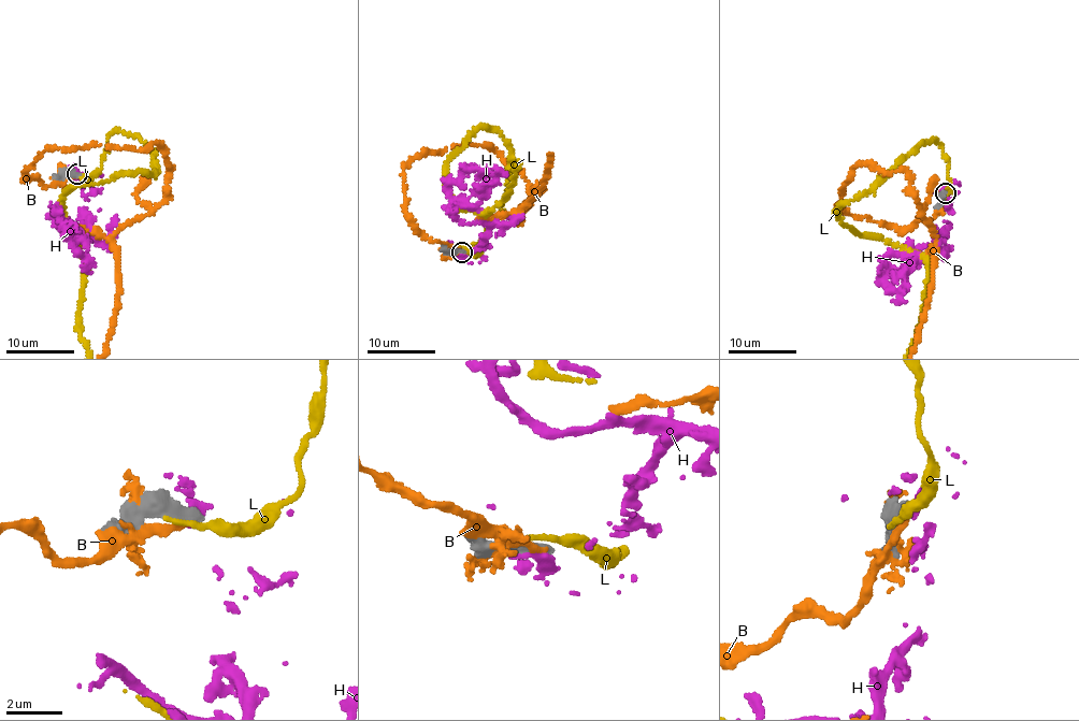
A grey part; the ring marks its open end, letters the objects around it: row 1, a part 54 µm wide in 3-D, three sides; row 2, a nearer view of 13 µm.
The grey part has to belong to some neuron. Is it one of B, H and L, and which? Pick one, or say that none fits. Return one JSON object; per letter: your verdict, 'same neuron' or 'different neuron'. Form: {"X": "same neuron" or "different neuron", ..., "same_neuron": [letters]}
{"B": "different neuron", "H": "different neuron", "L": "different neuron", "same_neuron": []}

